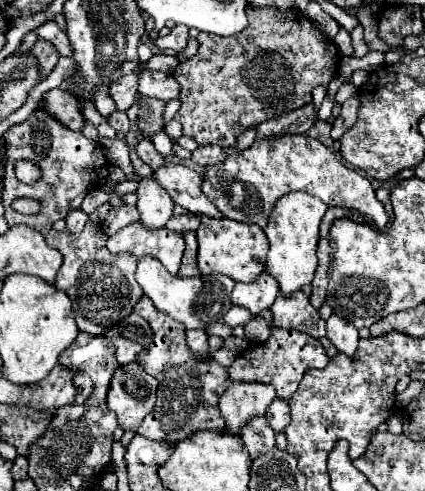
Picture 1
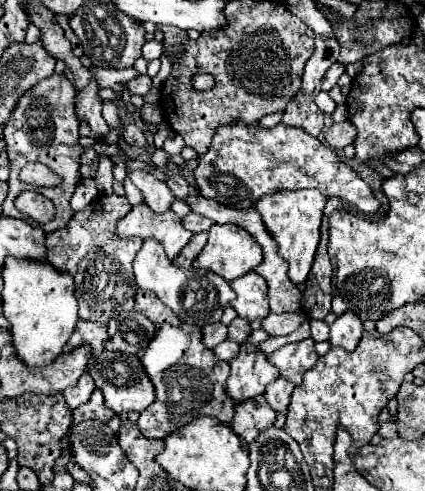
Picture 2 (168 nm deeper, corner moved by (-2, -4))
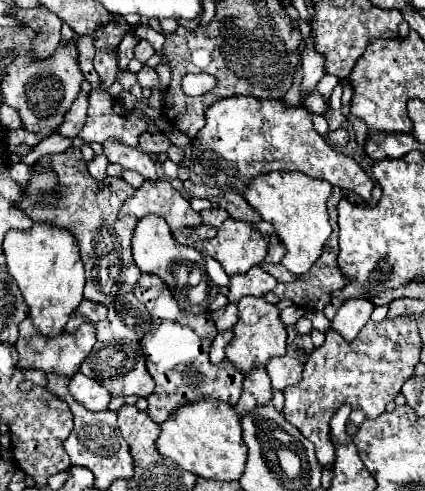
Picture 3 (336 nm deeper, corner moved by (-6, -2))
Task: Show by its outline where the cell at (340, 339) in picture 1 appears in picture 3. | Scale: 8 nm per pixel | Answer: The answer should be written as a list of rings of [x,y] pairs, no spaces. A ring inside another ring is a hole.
[[[350,298],[338,308],[332,320],[332,328],[338,330],[346,340],[354,340],[360,328],[370,320],[372,310],[374,310],[374,304],[370,300]]]

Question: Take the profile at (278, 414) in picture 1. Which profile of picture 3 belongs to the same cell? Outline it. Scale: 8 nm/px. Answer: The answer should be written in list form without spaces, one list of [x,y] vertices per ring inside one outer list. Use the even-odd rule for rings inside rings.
[[[288,354],[272,358],[268,362],[268,376],[272,380],[272,388],[284,390],[290,384],[298,384],[302,376],[302,362],[298,358],[292,358]]]

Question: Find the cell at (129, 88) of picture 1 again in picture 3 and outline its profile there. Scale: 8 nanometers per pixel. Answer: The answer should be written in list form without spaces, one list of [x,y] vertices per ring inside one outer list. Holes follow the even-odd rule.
[[[146,64],[142,66],[142,70],[140,70],[136,76],[138,76],[138,84],[140,84],[142,88],[154,88],[154,86],[160,82],[156,70],[150,68],[150,66],[146,66]]]

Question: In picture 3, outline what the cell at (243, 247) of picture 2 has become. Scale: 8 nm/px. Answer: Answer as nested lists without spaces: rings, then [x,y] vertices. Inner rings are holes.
[[[228,218],[218,228],[218,232],[216,232],[214,238],[210,238],[206,242],[200,240],[200,242],[194,244],[194,248],[200,250],[200,252],[204,252],[204,254],[210,254],[212,258],[216,258],[222,264],[224,272],[228,276],[234,276],[234,274],[248,272],[252,266],[258,266],[264,260],[264,256],[268,252],[268,236],[264,236],[262,232],[258,232],[250,222],[238,222],[238,220]]]

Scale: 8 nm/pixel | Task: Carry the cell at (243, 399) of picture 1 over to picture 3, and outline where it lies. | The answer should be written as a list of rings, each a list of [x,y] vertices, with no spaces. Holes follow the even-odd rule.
[[[244,296],[244,300],[238,302],[238,322],[232,328],[234,338],[226,346],[226,358],[230,358],[236,368],[246,374],[256,366],[266,366],[270,358],[286,354],[286,326],[280,320],[280,310],[276,304],[270,304],[264,298],[252,298]]]

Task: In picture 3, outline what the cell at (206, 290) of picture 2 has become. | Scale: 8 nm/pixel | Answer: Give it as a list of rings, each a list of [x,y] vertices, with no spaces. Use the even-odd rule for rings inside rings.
[[[144,216],[138,220],[132,234],[132,258],[142,272],[160,276],[172,290],[180,308],[186,308],[192,314],[208,310],[208,300],[214,298],[220,288],[228,286],[228,274],[220,262],[212,256],[204,256],[196,248],[178,244],[172,236],[172,230],[168,228],[168,222],[162,216]]]

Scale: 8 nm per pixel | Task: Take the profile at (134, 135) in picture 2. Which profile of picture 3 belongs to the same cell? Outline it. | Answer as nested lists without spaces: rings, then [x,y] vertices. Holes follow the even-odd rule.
[[[146,132],[146,134],[140,136],[140,148],[142,148],[144,152],[148,152],[148,154],[156,154],[156,156],[158,156],[158,154],[164,154],[164,152],[168,152],[170,146],[172,146],[172,144],[170,144],[168,136],[162,134],[162,132],[156,132],[156,134]]]

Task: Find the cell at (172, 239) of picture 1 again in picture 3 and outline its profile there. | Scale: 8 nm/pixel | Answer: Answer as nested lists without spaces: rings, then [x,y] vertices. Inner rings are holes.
[[[160,178],[156,182],[146,180],[124,204],[120,216],[136,214],[142,218],[146,214],[160,214],[166,218],[172,230],[194,228],[202,224],[200,214],[192,210],[190,200],[184,198],[168,180]]]

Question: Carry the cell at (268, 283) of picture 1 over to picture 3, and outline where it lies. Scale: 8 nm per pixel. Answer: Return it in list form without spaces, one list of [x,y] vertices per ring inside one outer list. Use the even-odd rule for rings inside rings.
[[[260,266],[250,268],[246,274],[240,276],[230,276],[230,286],[222,288],[220,292],[230,300],[230,302],[238,302],[244,296],[264,296],[266,292],[270,292],[276,286],[276,280],[266,274]]]

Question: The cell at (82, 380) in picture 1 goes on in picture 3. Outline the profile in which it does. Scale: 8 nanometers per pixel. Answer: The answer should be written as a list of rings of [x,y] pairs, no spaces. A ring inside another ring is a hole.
[[[78,372],[72,382],[70,382],[70,392],[72,396],[84,404],[88,410],[106,410],[108,408],[108,402],[112,398],[112,394],[102,386],[98,384],[96,380],[84,376],[82,372]]]

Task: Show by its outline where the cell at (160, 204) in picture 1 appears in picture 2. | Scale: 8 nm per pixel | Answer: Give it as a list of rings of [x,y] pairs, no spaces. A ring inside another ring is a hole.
[[[140,170],[130,172],[130,178],[136,184],[136,188],[142,192],[144,202],[148,204],[150,210],[154,210],[156,214],[162,214],[172,206],[174,194],[162,180],[154,178],[148,172],[140,172]]]

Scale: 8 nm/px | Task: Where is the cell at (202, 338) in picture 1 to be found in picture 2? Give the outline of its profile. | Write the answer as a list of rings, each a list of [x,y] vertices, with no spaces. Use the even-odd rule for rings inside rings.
[[[222,322],[208,324],[202,328],[202,342],[208,348],[216,348],[220,342],[226,340],[226,326]]]

